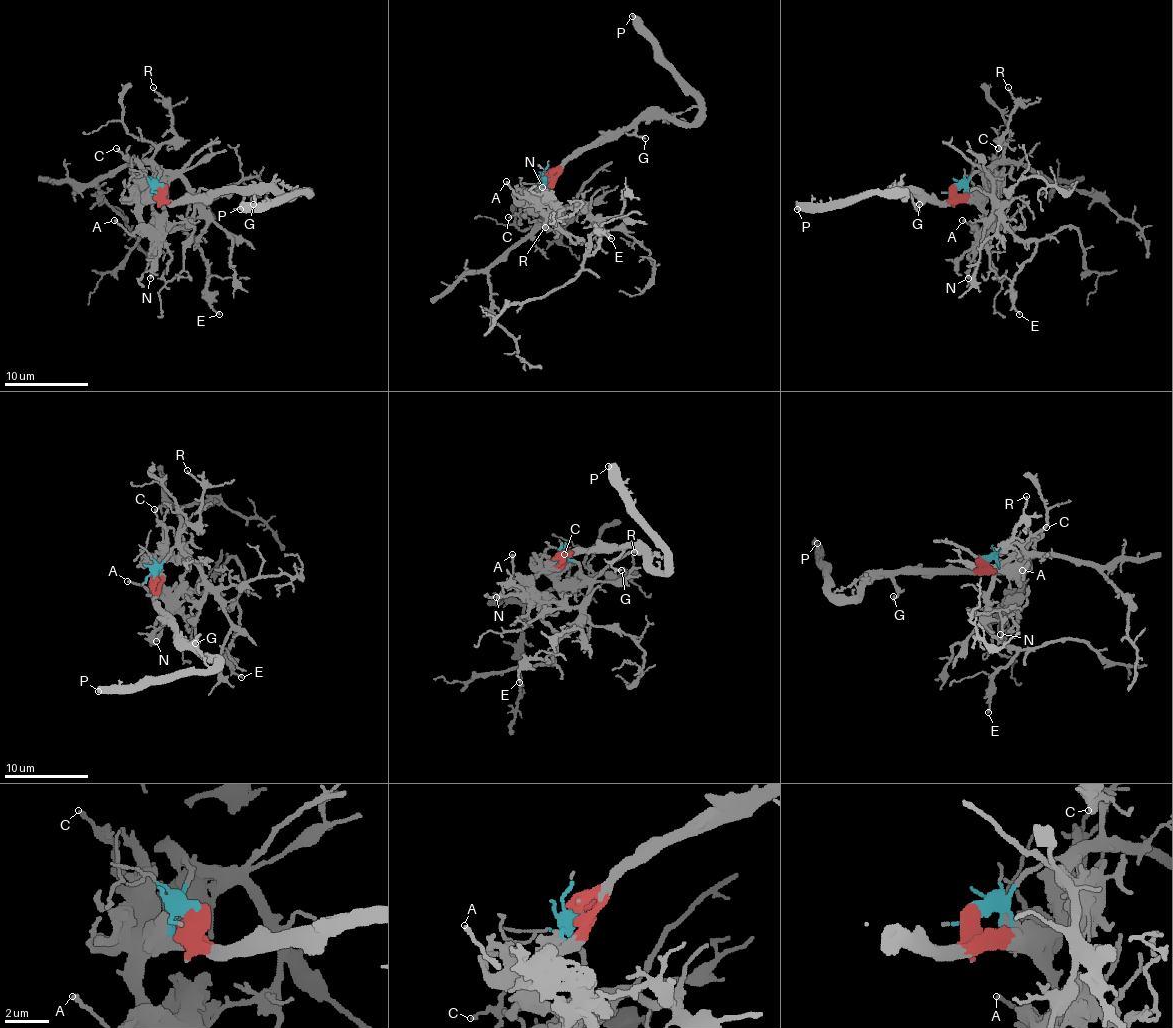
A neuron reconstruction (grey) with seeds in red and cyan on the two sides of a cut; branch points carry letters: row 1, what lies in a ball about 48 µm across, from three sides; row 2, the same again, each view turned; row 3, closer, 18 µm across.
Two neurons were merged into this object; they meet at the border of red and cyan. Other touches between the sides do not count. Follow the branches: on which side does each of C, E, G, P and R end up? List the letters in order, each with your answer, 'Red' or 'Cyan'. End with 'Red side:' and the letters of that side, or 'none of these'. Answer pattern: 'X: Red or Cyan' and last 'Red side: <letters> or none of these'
C: Red
E: Cyan
G: Red
P: Red
R: Cyan
Red side: C, G, P

